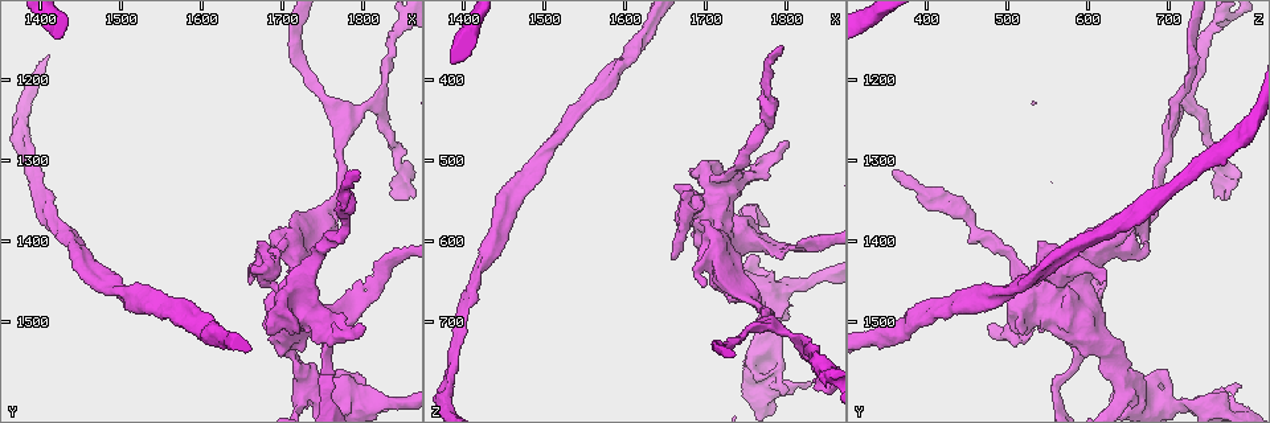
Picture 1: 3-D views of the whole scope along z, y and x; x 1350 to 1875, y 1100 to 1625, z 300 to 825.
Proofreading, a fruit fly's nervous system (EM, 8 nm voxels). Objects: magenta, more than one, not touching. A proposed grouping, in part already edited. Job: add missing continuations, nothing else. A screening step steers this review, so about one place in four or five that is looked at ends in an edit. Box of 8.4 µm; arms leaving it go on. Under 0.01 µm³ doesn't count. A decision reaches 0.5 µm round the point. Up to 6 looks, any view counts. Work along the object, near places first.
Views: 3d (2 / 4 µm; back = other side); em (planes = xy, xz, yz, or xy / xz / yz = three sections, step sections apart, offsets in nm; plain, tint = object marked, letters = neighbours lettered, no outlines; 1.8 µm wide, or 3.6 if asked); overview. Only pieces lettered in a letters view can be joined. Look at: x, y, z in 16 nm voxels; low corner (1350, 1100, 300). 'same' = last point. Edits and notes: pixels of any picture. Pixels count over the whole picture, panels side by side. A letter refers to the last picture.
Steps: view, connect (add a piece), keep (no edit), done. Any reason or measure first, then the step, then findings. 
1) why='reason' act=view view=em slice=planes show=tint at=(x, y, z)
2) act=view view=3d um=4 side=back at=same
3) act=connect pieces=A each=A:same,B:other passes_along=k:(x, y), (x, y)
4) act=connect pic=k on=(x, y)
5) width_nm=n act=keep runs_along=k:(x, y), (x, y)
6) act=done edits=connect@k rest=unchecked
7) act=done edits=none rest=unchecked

why='free end' act=view view=em slice=planes show=letters at=(1660, 1435, 535)

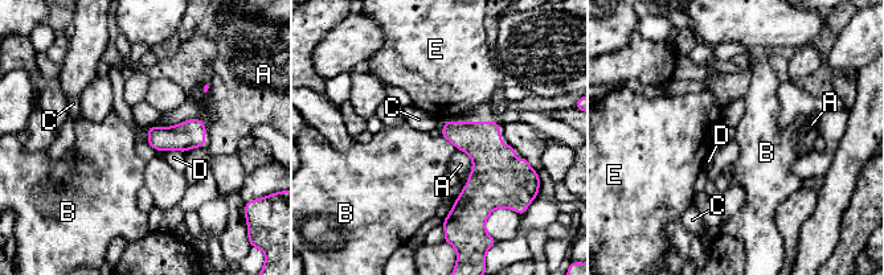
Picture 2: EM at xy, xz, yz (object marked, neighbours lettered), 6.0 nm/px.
act=keep each=A:other,B:other,C:other,D:other,E:other border=2:(441, 136), (457, 148) found='none of them fits'

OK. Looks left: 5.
why='free end' act=view view=em slice=planes show=letters at=(1800, 1585, 790)

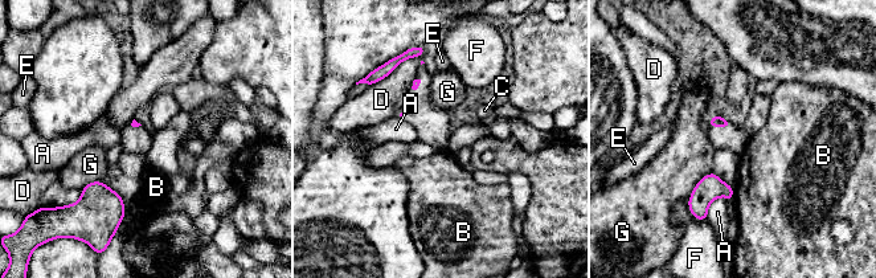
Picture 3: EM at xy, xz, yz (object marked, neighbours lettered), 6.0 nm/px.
act=keep each=A:other,B:other,C:other,D:other,E:other,F:other,G:other border=3:(731, 200), (716, 197), (705, 219) found='none of them fits'

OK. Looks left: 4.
why='free end' act=view view=em slice=planes show=letters at=(1415, 1330, 680)

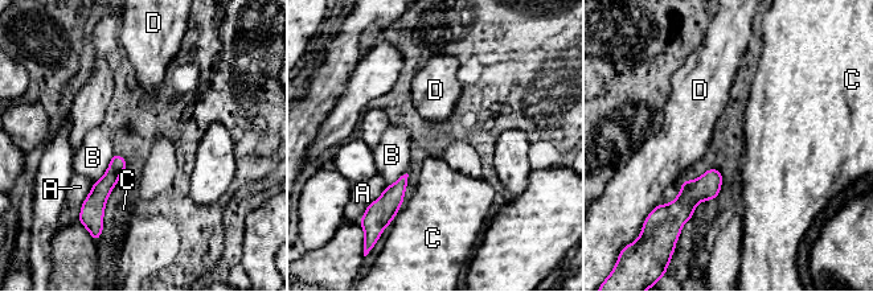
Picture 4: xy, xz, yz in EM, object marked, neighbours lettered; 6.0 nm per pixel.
act=connect pic=4 on=(80, 186) each=A:same,B:other,C:other,D:other passes_along=4:(91, 213), (86, 198), (80, 186) found='the neuron continues'

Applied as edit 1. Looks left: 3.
act=done edits=connect@4 rest=unchecked

